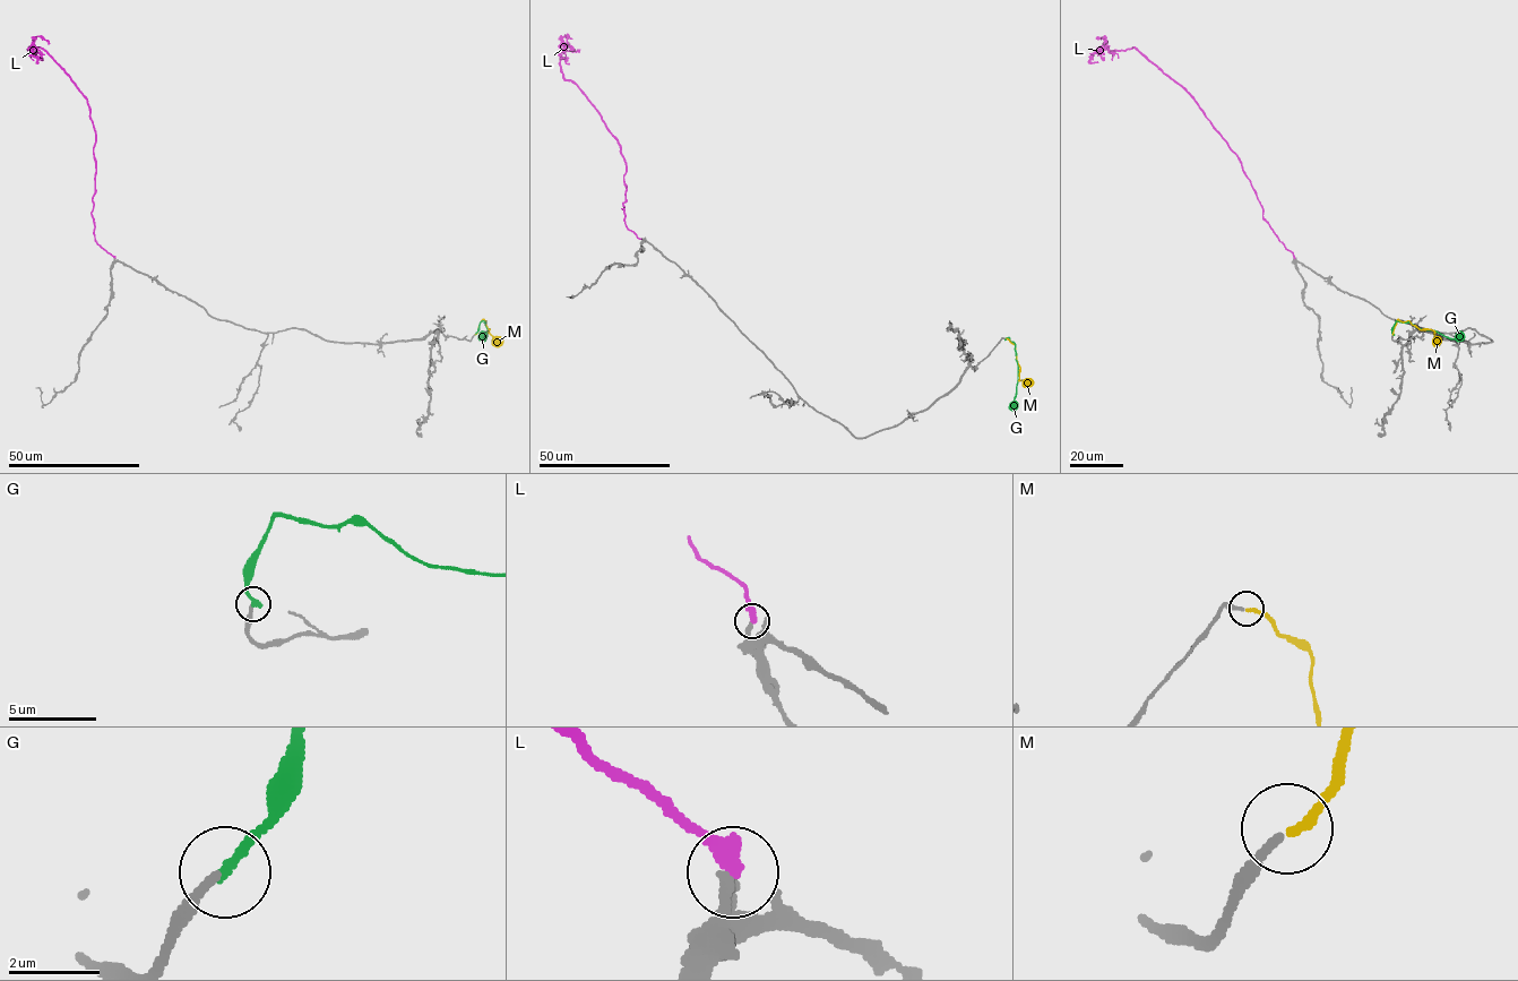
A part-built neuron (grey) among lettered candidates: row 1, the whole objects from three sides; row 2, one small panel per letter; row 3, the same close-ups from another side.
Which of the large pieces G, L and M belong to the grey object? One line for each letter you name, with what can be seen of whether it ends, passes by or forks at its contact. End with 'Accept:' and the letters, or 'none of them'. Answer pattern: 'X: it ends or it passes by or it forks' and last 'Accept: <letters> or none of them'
M: it ends
Accept: M

